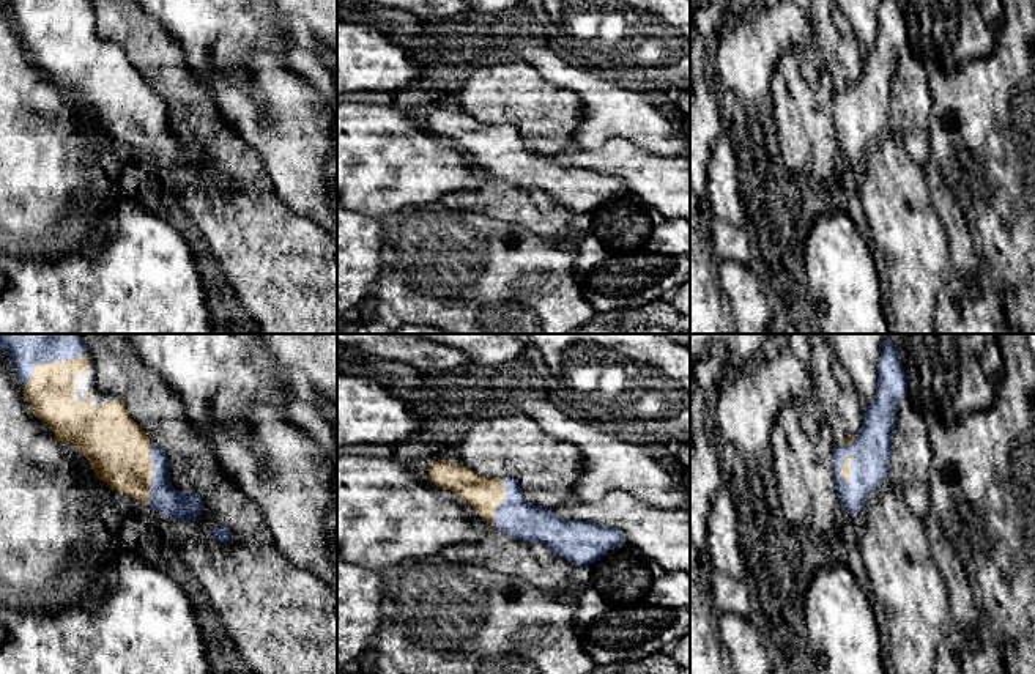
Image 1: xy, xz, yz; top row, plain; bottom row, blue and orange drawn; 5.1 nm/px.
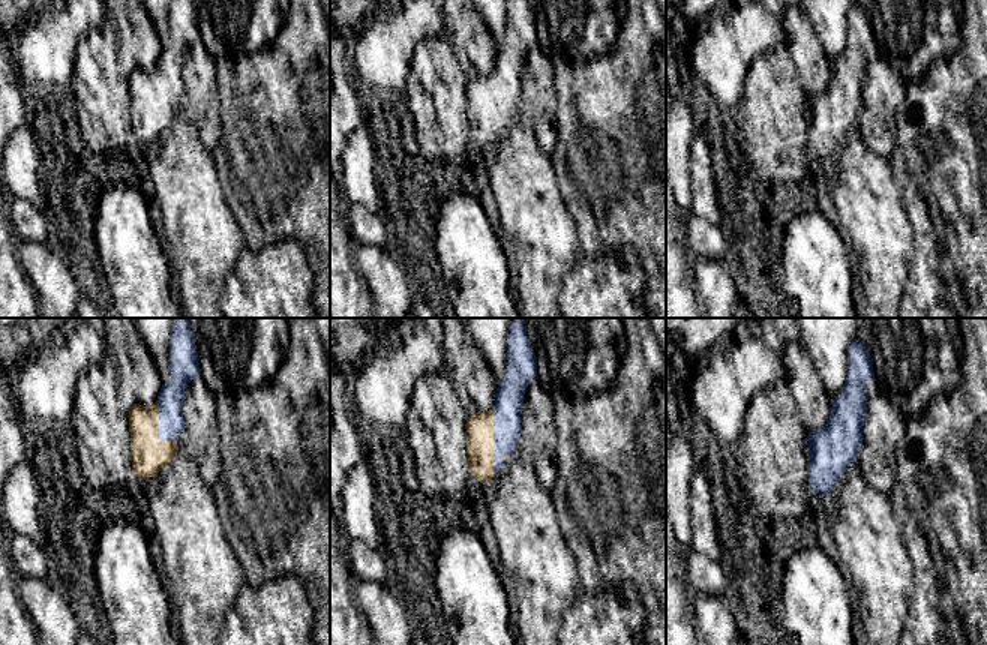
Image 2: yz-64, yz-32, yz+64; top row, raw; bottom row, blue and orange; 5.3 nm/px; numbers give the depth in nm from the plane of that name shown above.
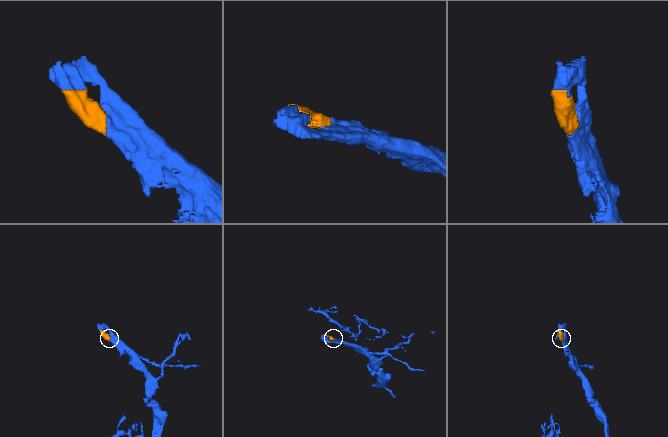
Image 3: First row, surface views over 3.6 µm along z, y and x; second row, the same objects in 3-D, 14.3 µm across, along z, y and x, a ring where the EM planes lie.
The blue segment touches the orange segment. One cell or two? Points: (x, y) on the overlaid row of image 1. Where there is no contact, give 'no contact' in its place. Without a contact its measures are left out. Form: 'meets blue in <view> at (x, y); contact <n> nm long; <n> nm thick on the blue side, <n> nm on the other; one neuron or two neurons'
meets blue in xy at (52, 361); contact 380 nm long; 320 nm thick on the blue side, 240 nm on the other; two neurons

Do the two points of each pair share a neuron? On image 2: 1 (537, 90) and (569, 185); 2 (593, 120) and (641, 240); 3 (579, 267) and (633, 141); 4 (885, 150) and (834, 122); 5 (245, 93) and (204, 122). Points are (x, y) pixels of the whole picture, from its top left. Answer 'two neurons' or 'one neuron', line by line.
1: two neurons
2: one neuron
3: two neurons
4: one neuron
5: two neurons

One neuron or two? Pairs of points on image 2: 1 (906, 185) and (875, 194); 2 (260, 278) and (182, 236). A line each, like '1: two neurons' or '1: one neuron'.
1: two neurons
2: one neuron

